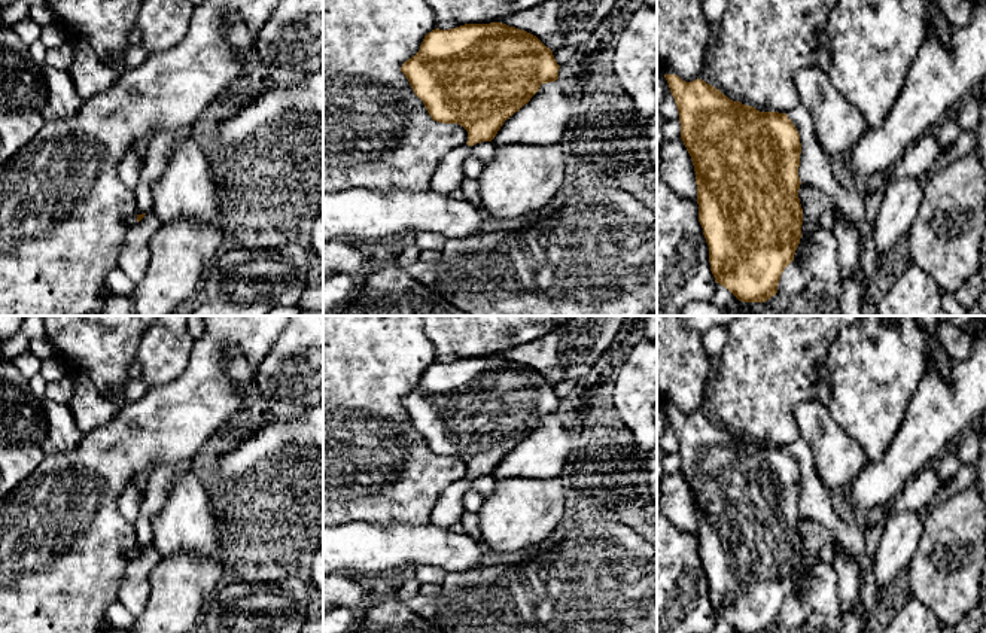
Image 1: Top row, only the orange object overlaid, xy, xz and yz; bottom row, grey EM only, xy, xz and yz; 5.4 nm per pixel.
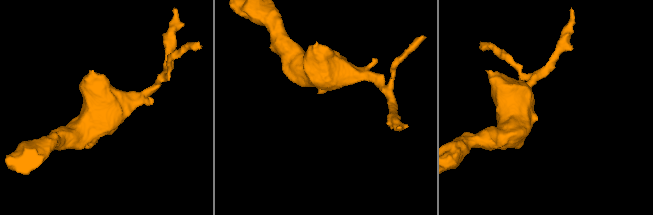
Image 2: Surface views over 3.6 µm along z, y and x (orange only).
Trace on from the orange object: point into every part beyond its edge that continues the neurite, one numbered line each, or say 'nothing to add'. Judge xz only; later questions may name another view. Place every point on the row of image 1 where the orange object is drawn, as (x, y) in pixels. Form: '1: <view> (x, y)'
1: xz (449, 175)

